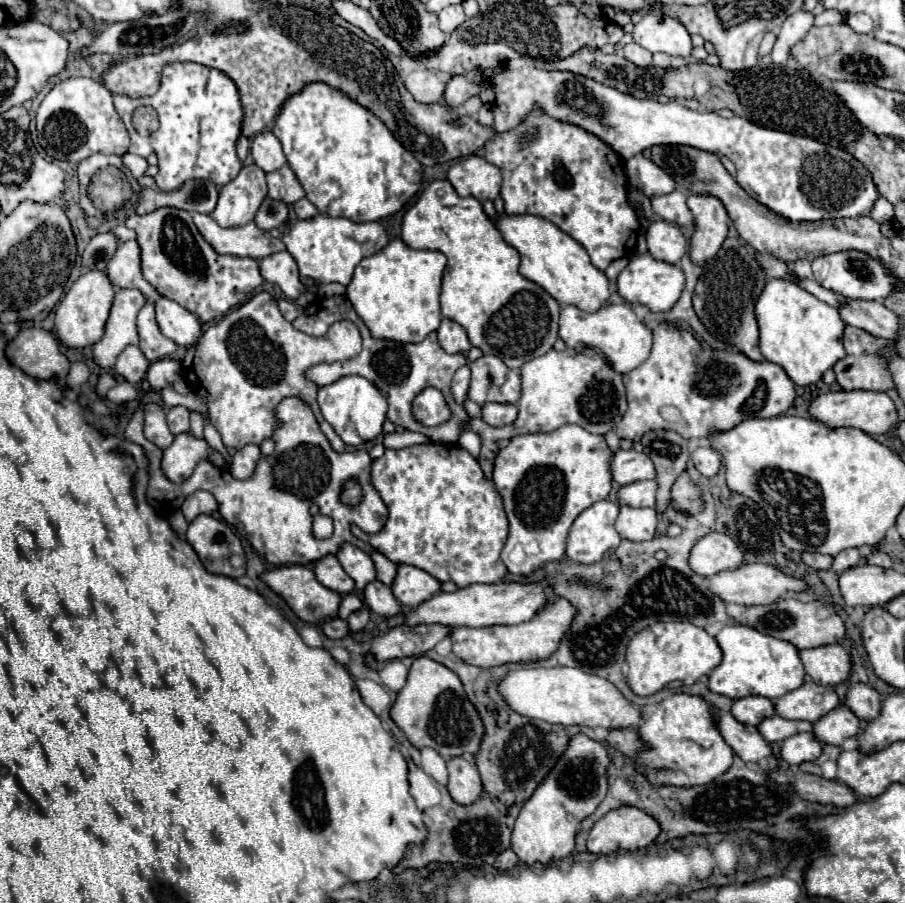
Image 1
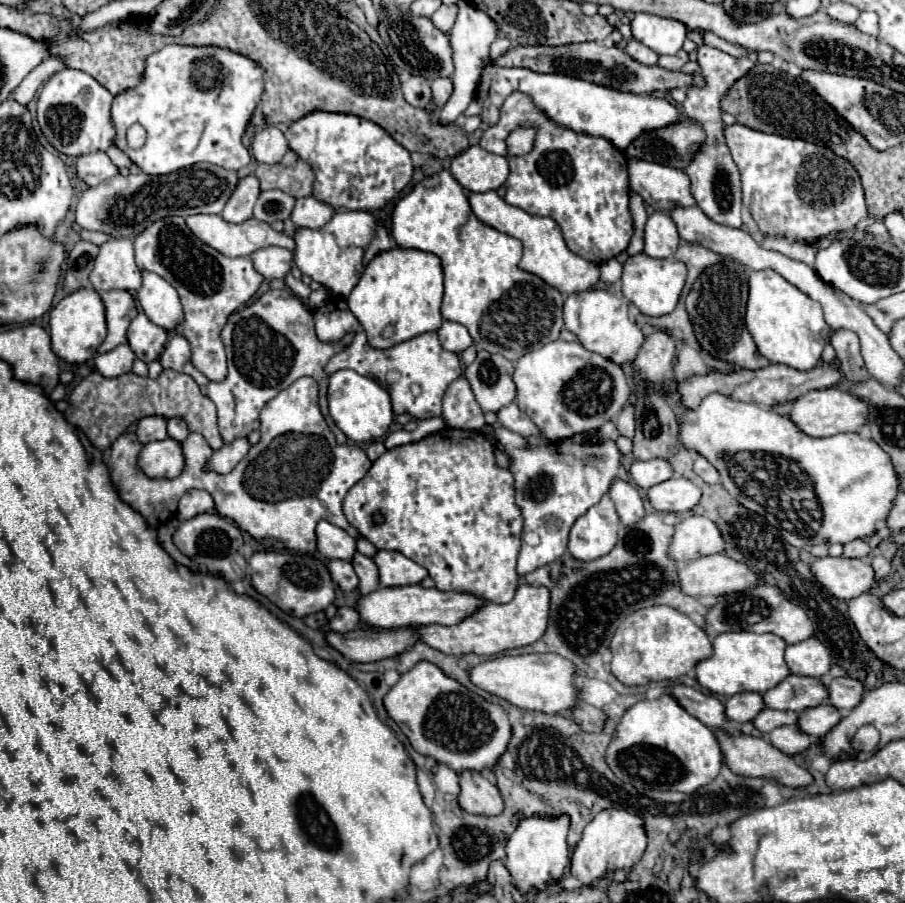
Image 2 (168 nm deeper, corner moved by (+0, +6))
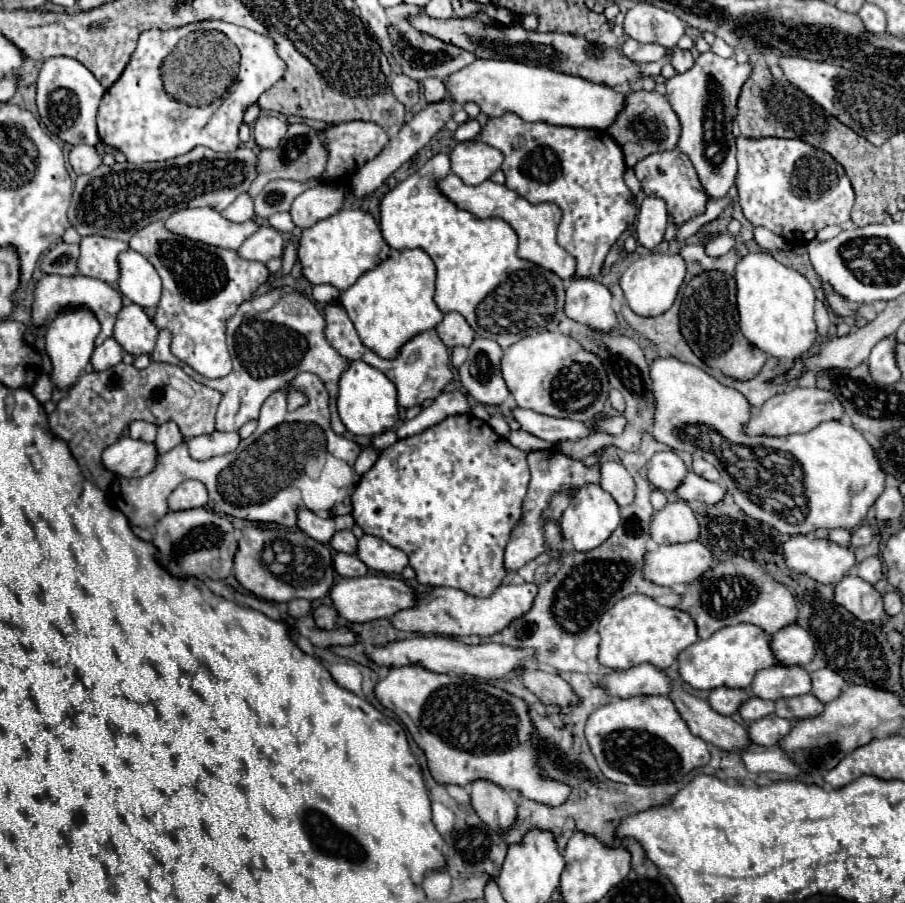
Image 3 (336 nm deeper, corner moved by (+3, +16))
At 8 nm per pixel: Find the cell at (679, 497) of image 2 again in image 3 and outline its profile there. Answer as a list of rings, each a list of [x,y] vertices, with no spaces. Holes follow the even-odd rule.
[[[690,472],[684,482],[678,486],[676,490],[678,498],[690,502],[690,500],[698,500],[704,504],[718,504],[724,496],[726,496],[726,488],[718,482],[708,482],[704,478],[700,478],[698,474]]]

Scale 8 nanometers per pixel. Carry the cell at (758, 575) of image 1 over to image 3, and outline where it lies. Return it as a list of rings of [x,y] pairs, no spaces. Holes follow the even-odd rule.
[[[700,542],[658,546],[646,552],[642,574],[658,586],[672,588],[698,580],[712,566],[712,560],[712,552]]]

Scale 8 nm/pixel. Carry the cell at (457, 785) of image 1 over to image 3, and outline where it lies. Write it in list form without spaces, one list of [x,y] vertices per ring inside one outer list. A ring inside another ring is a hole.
[[[476,780],[470,788],[472,806],[488,828],[494,828],[496,832],[506,832],[506,828],[514,826],[514,820],[518,820],[516,804],[504,788],[488,780]]]

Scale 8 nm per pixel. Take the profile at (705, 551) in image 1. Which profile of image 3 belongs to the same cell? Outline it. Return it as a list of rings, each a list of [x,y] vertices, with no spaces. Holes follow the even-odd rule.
[[[682,500],[668,502],[664,508],[654,510],[650,518],[650,538],[656,544],[692,542],[698,540],[698,532],[698,520],[692,508]]]

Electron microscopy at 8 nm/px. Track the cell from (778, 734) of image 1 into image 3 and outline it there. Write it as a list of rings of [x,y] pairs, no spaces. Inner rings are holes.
[[[750,696],[746,702],[740,704],[738,712],[740,712],[740,716],[742,716],[746,722],[760,720],[760,718],[764,718],[764,716],[768,716],[768,714],[774,712],[774,702],[766,702],[766,700],[762,700],[762,698]]]

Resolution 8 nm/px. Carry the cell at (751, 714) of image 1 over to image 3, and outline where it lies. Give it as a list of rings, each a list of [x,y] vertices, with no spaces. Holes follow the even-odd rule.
[[[714,688],[710,692],[710,698],[708,698],[708,704],[712,706],[712,710],[716,710],[718,714],[724,714],[724,716],[730,716],[734,714],[740,704],[748,698],[748,694],[740,688]]]

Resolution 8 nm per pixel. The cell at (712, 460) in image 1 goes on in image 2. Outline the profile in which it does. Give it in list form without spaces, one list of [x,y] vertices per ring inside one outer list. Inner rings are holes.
[[[697,456],[693,468],[695,468],[695,474],[697,474],[703,482],[707,482],[707,484],[715,484],[715,482],[719,482],[719,474],[717,474],[715,466],[713,466],[707,458]]]

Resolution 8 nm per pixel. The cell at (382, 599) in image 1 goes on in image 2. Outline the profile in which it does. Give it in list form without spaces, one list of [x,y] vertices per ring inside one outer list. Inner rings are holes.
[[[357,552],[351,564],[353,564],[353,568],[355,568],[355,572],[357,572],[359,580],[361,580],[359,582],[361,594],[371,594],[373,590],[379,588],[379,582],[377,582],[377,564],[371,558],[367,558],[367,556]]]

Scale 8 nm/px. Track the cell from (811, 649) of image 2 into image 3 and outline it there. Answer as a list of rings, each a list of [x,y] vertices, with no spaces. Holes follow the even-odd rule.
[[[798,624],[780,628],[770,636],[770,648],[774,658],[784,666],[806,666],[814,658],[814,640]]]

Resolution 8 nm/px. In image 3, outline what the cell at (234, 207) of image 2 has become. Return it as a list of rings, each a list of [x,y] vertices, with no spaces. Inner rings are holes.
[[[240,194],[226,210],[220,212],[226,220],[230,222],[236,222],[236,224],[242,224],[242,222],[248,222],[248,220],[254,220],[254,206],[252,206],[252,198],[248,194]]]

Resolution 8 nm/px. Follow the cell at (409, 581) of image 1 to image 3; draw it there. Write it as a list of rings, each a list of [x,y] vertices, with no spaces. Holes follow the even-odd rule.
[[[364,534],[358,540],[358,548],[356,548],[356,556],[372,570],[384,572],[384,574],[400,574],[404,566],[408,566],[408,556],[390,546],[388,542],[384,542],[382,538]]]

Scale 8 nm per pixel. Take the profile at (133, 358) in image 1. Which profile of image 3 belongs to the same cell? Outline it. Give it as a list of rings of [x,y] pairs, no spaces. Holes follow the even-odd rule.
[[[108,338],[108,340],[104,340],[102,346],[94,348],[90,362],[92,362],[92,366],[94,366],[96,372],[112,368],[118,362],[122,362],[122,348],[118,346],[118,342],[114,338]]]

